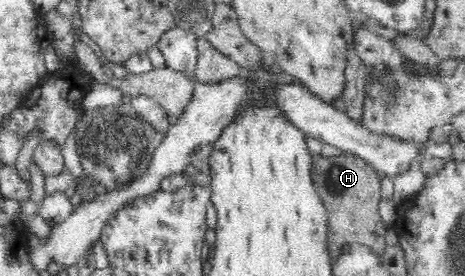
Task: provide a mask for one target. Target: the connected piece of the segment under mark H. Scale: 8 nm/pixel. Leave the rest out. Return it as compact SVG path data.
M350 154L328 158L315 155L312 168L315 188L328 212L327 243L330 256L336 258L342 247L351 242L368 245L374 254L381 254L385 247L385 233L389 233L389 228L382 223L381 213L378 213L377 203L382 198L381 174Z

